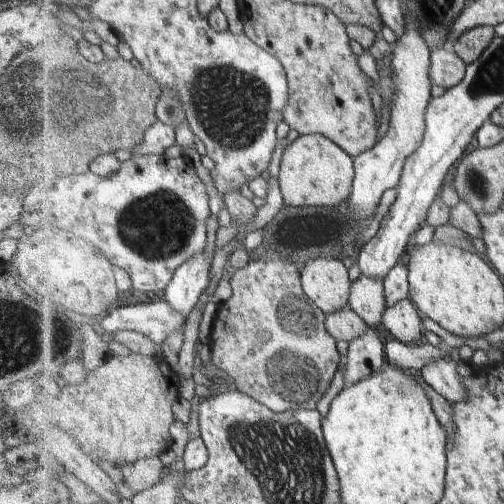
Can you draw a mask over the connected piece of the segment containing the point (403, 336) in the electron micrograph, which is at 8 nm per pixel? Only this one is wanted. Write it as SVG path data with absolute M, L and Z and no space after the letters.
M405 298L384 312L382 326L397 340L411 344L423 336L423 315L411 298Z

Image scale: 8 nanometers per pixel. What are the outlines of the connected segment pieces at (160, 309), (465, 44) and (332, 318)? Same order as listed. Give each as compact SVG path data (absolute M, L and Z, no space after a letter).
M155 301L151 303L141 303L129 305L125 308L112 308L109 311L109 316L106 316L101 322L103 326L99 328L106 329L112 333L124 331L137 331L148 336L153 342L160 345L165 342L169 337L175 336L185 324L186 316L177 312L167 301Z
M494 26L473 27L467 33L462 34L452 47L465 61L465 64L470 65L481 58L484 50L488 48L496 35Z
M351 308L328 314L326 326L329 334L337 340L345 340L350 343L368 331L368 324Z

